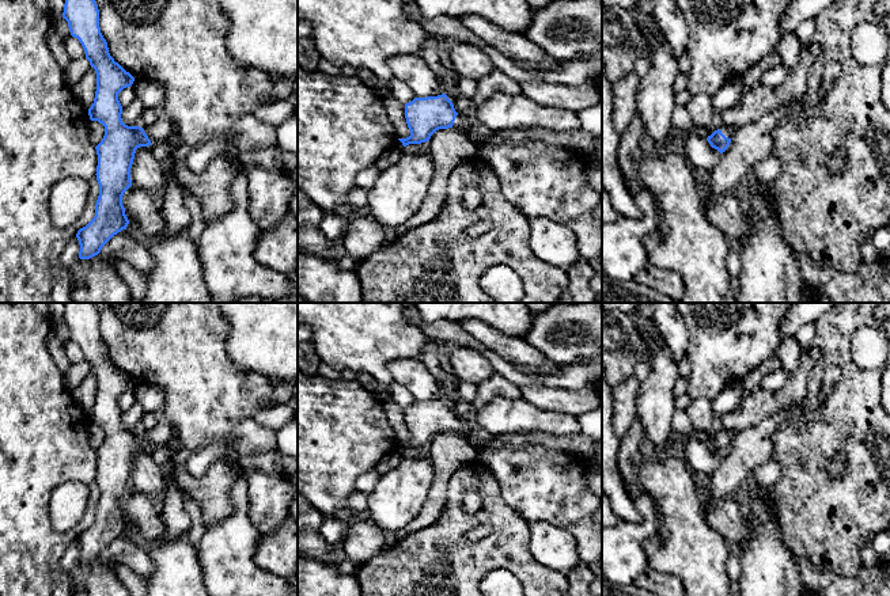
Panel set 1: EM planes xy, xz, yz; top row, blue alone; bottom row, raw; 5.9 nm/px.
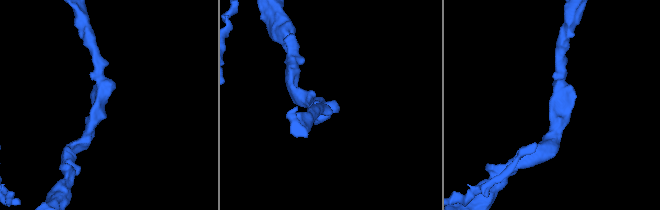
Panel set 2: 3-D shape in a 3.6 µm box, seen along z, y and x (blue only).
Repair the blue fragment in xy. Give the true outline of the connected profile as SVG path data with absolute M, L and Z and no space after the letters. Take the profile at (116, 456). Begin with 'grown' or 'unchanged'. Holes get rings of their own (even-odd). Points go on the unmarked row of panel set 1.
grown; M65 303L63 322L95 373L96 395L88 420L91 425L105 430L105 440L95 451L98 459L95 479L99 489L95 520L76 538L80 548L79 562L90 563L129 528L122 500L132 490L130 472L136 453L167 444L174 432L162 415L158 415L155 426L145 433L122 426L118 398L130 391L135 381L110 360L107 346L101 337L99 314L94 303Z

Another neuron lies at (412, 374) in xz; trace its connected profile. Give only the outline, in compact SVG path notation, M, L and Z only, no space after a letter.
M399 358L389 364L394 383L408 388L416 402L444 398L442 386L419 358Z

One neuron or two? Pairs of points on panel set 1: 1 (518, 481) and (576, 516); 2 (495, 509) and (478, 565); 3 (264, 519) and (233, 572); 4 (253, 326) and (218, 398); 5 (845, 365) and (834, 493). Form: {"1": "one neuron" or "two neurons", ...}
{"1": "one neuron", "2": "one neuron", "3": "two neurons", "4": "two neurons", "5": "one neuron"}

